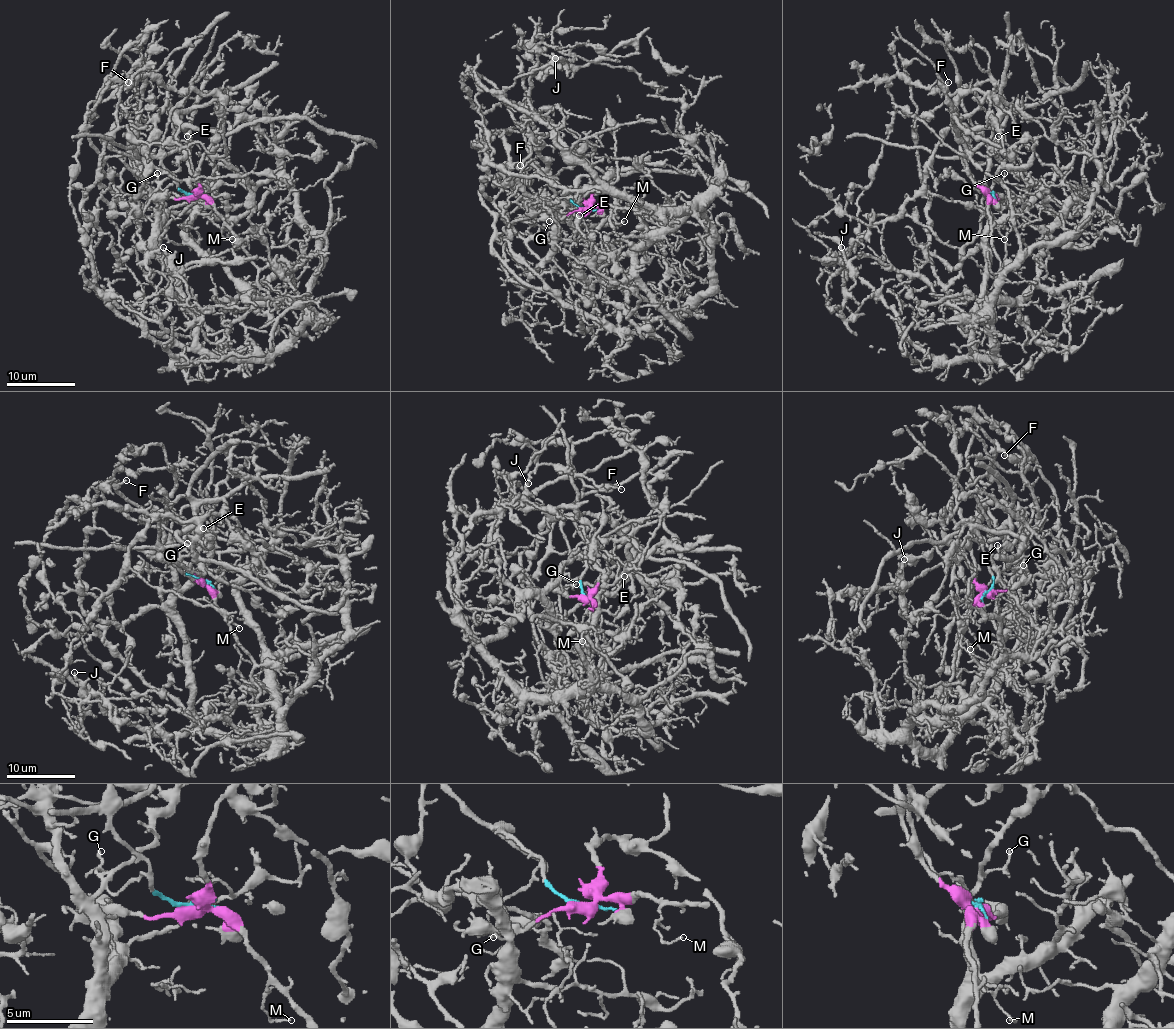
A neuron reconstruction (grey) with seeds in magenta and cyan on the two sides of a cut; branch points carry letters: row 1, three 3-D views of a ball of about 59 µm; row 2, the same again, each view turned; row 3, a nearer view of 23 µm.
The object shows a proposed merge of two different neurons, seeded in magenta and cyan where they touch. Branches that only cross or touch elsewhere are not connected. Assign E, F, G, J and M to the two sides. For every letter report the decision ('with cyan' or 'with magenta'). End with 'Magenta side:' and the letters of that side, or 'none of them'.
E: with cyan
F: with magenta
G: with cyan
J: with cyan
M: with magenta
Magenta side: F, M

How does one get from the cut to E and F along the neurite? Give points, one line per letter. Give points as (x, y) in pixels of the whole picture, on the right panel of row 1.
E: (993, 193), (979, 185), (982, 183), (989, 190), (996, 171), (1011, 152), (998, 137)
F: (993, 195), (969, 174), (952, 123), (958, 96), (885, 80), (899, 111), (926, 116), (948, 101), (948, 82)

